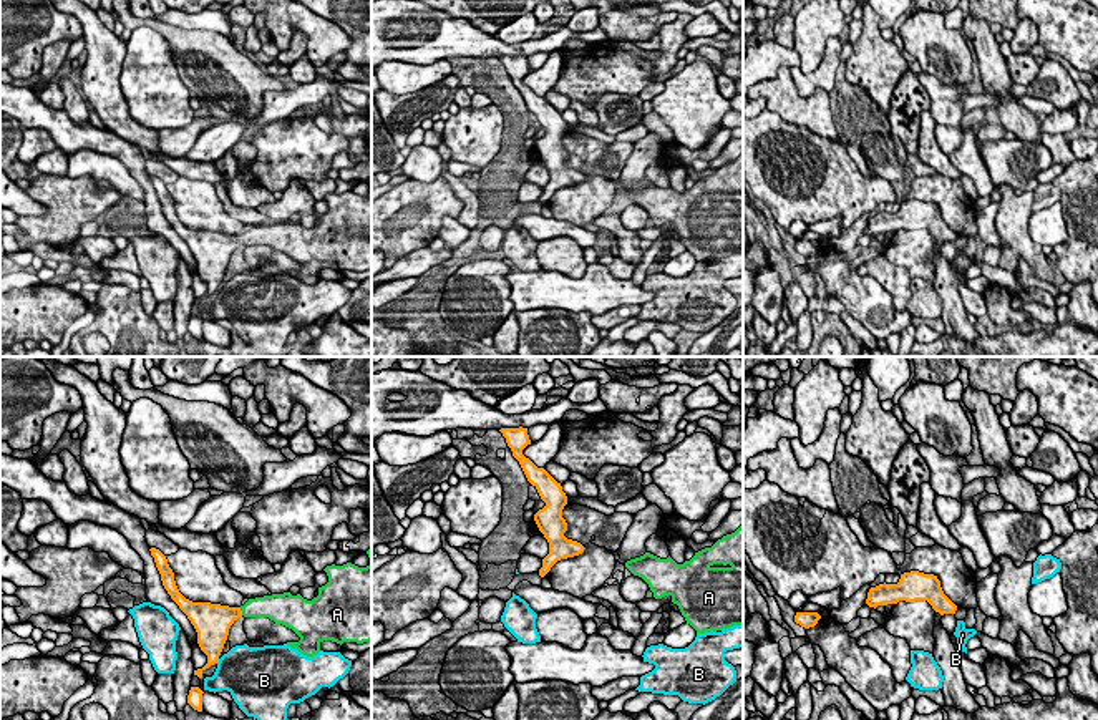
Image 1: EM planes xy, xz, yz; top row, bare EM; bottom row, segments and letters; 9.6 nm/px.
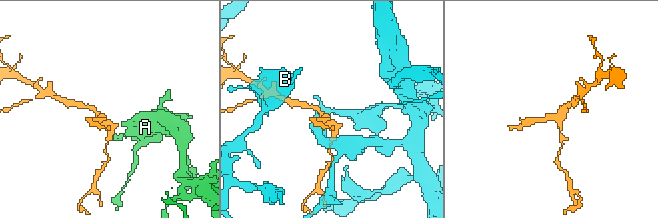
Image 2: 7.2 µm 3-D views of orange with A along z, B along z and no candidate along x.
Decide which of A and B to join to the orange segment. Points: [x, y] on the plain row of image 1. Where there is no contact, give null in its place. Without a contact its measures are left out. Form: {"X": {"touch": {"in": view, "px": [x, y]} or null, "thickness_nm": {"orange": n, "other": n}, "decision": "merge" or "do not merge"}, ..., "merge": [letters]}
{"A": {"touch": {"in": "xy", "px": [241, 239]}, "thickness_nm": {"orange": 280, "other": 200}, "decision": "merge"}, "B": {"touch": {"in": "xy", "px": [218, 289]}, "thickness_nm": {"orange": 280, "other": 460}, "decision": "do not merge"}, "merge": ["A"]}

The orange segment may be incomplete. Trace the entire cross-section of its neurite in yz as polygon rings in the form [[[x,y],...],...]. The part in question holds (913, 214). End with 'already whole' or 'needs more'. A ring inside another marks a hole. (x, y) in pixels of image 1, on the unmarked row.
[[[911,199],[901,202],[897,212],[879,212],[867,221],[869,236],[897,232],[899,229],[916,231],[927,229],[935,241],[955,242],[957,234],[944,222],[940,209],[934,202]]] | already whole

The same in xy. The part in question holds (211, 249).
[[[372,174],[367,179],[370,192],[358,196],[352,191],[343,194],[327,194],[323,199],[328,211],[318,216],[318,224],[312,229],[290,221],[249,227],[240,236],[229,236],[211,231],[192,231],[186,227],[174,209],[174,201],[166,184],[151,176],[161,209],[171,227],[187,244],[197,260],[197,272],[207,284],[207,292],[194,299],[202,300],[219,290],[219,284],[229,264],[231,254],[239,246],[269,246],[275,252],[292,257],[300,269],[287,270],[307,285],[320,280],[323,269],[370,270],[372,269]]] | needs more

